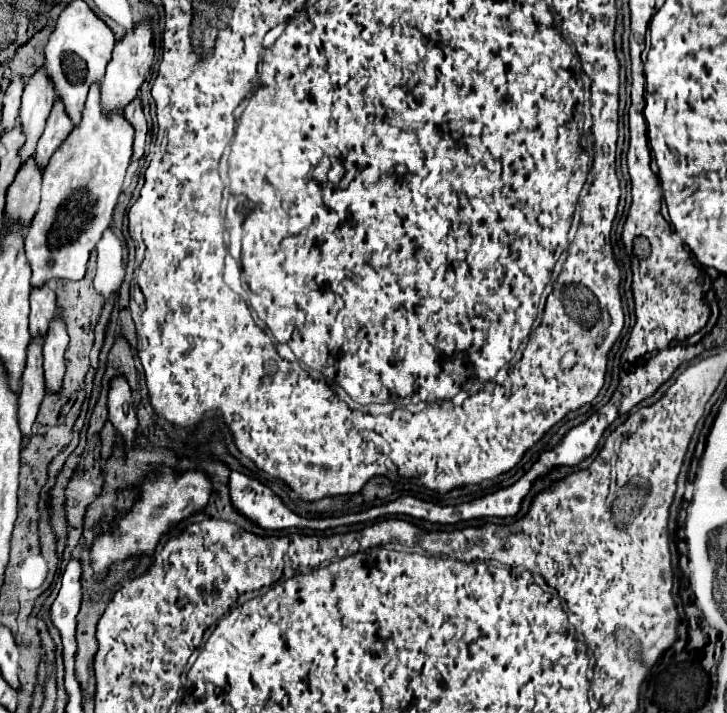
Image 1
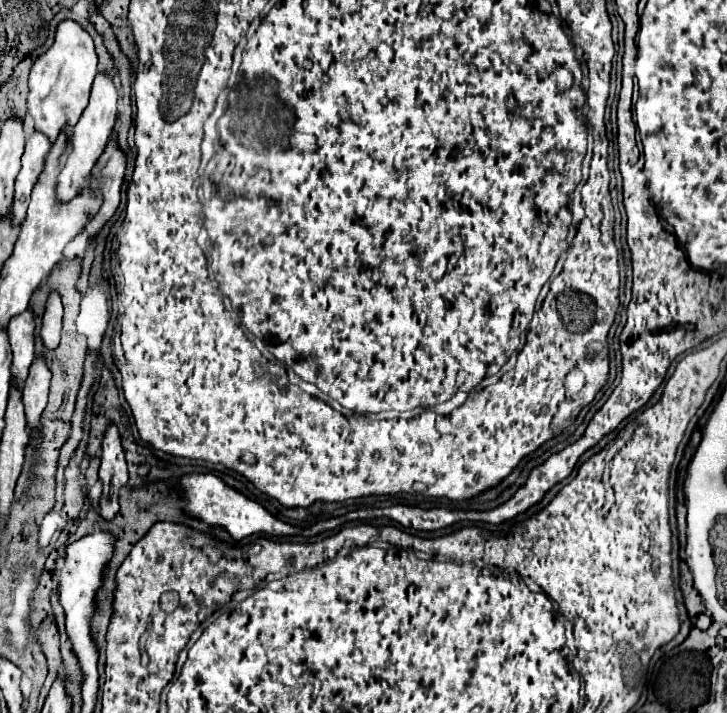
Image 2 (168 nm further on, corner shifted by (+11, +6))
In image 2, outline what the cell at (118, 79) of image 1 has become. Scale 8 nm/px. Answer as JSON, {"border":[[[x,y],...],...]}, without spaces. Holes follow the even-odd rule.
{"border":[[[98,73],[96,79],[94,79],[94,85],[92,85],[90,103],[84,109],[80,121],[74,125],[74,131],[72,131],[72,151],[66,157],[66,163],[64,163],[62,173],[58,177],[56,191],[58,191],[58,197],[62,201],[72,199],[80,191],[80,187],[82,187],[84,179],[88,177],[88,173],[92,171],[96,159],[102,155],[102,151],[106,147],[106,141],[108,141],[108,137],[112,133],[112,127],[116,123],[116,113],[118,113],[116,107],[118,107],[118,87],[114,83],[114,79],[108,73]]]}

